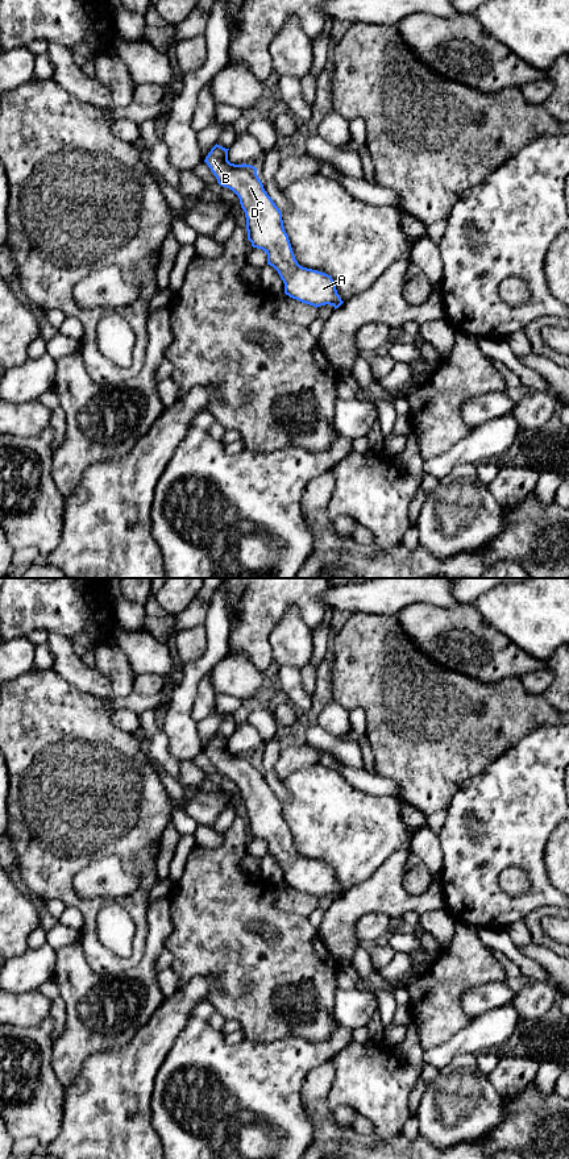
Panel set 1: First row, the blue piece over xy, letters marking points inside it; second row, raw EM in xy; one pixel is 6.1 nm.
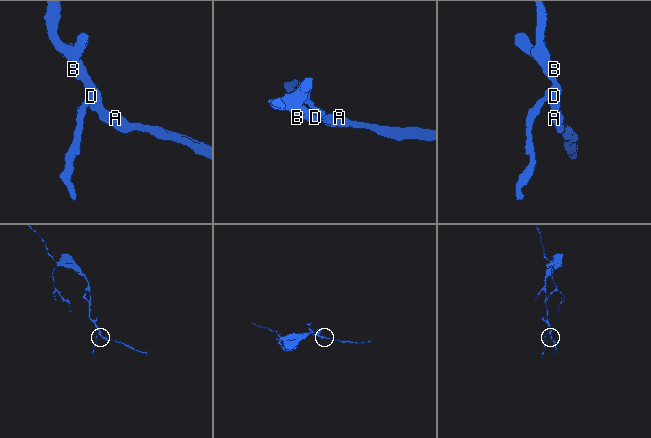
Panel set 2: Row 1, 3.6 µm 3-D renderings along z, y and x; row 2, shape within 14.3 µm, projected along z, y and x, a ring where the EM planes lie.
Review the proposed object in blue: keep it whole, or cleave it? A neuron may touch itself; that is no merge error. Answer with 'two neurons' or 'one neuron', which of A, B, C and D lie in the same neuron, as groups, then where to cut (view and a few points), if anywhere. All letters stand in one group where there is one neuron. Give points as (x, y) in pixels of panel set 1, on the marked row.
one neuron; groups A B C D; cut none

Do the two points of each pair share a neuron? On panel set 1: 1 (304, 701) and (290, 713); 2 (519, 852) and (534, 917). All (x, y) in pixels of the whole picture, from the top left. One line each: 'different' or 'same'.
1: different
2: different

